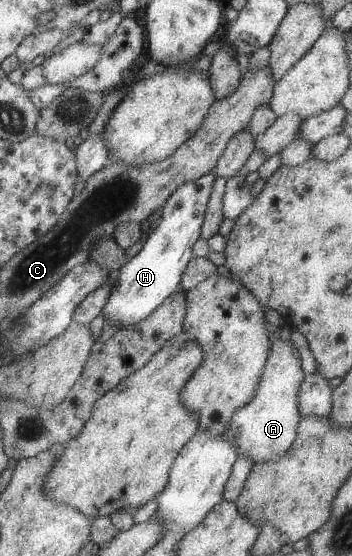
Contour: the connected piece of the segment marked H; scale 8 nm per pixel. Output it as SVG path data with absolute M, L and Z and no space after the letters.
M216 173L188 181L176 189L162 210L161 219L152 227L144 249L120 269L118 283L102 316L110 323L134 325L154 314L160 305L180 289L184 273L194 257L195 244L202 238L205 217L215 183Z

